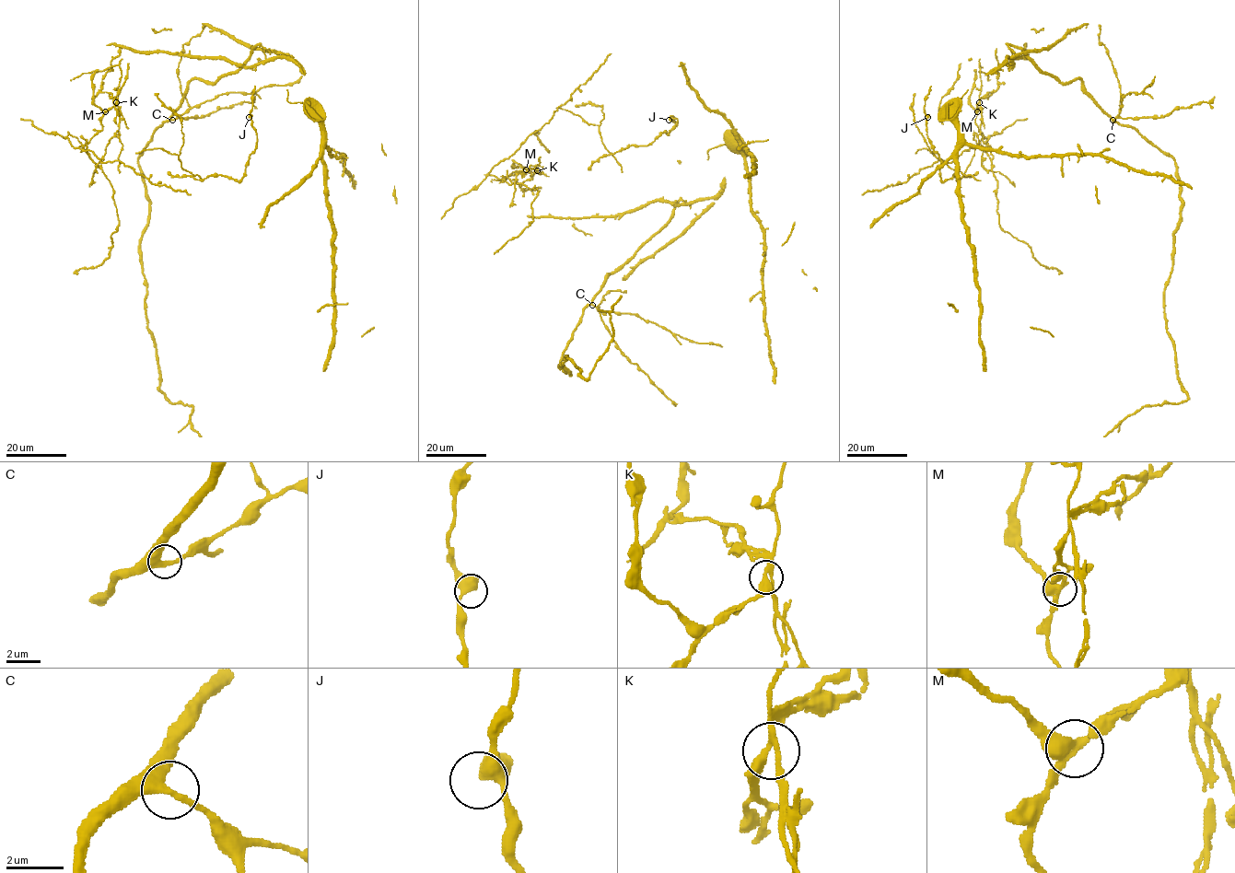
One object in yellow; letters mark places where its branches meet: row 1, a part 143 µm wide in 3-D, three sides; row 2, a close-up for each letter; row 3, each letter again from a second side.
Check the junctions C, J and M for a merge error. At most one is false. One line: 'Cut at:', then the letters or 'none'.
Cut at: M

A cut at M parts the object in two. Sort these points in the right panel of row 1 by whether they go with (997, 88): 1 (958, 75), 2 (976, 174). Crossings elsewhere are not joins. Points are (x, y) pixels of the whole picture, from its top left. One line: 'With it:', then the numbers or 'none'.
With it: none

